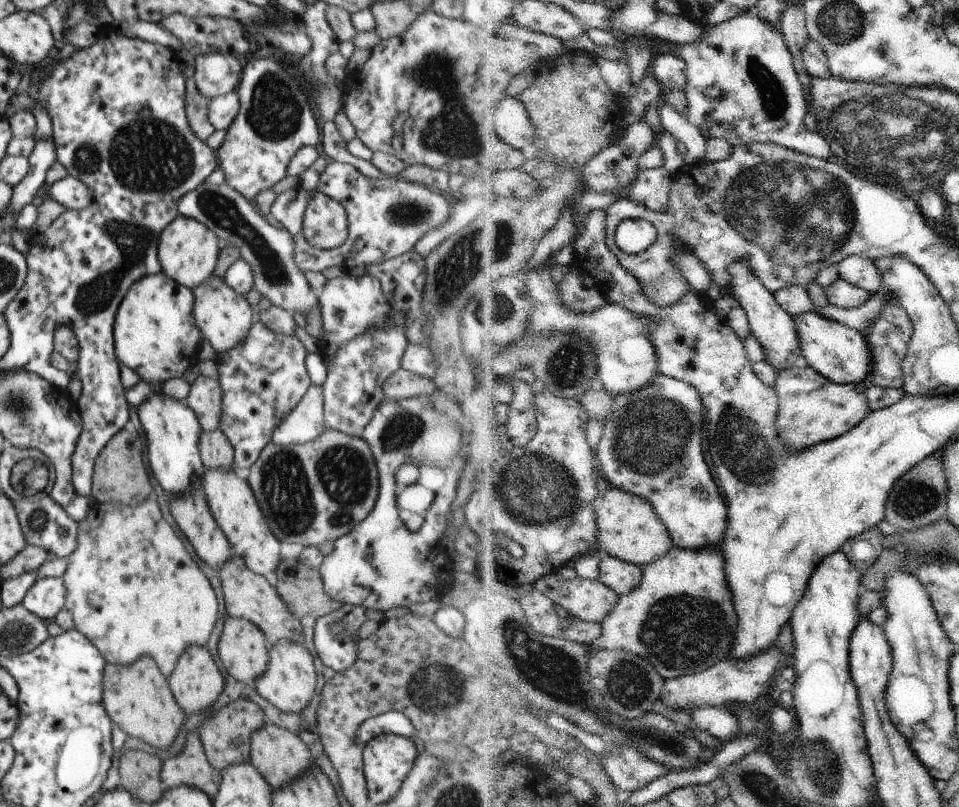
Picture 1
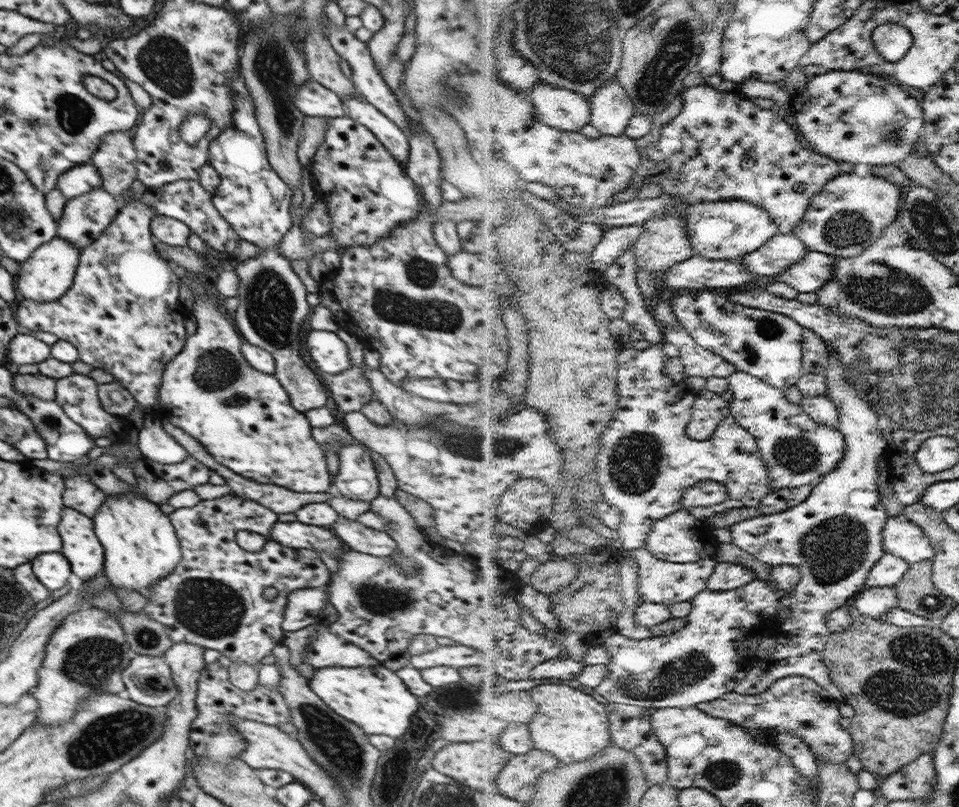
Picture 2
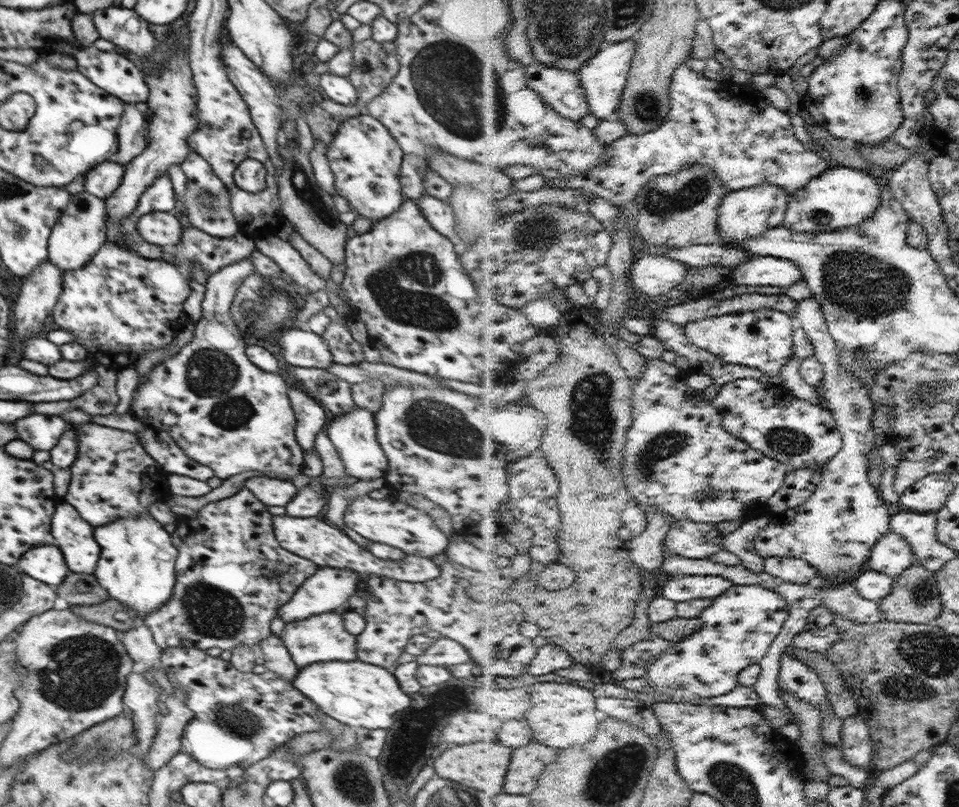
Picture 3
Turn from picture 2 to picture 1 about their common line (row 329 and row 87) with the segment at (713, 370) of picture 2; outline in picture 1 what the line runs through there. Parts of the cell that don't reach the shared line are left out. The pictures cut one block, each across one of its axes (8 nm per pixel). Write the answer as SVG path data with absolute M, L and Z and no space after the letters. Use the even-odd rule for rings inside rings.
M676 52L662 53L652 63L656 76L667 90L678 88L685 93L688 90L688 62Z

